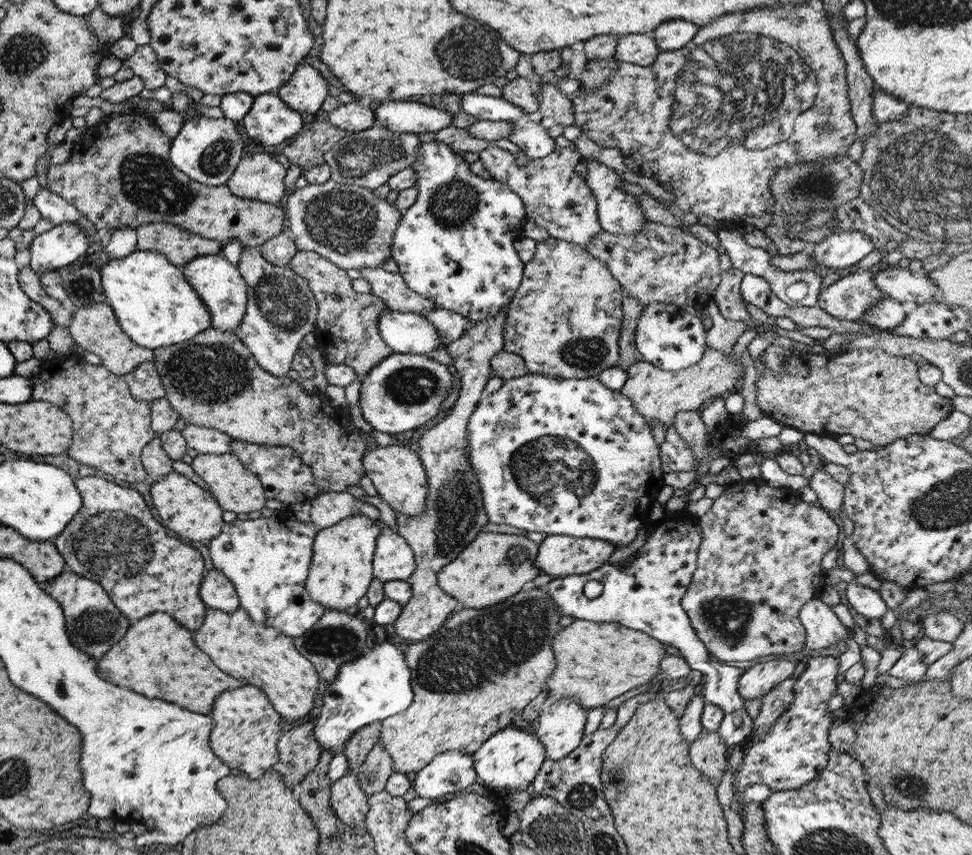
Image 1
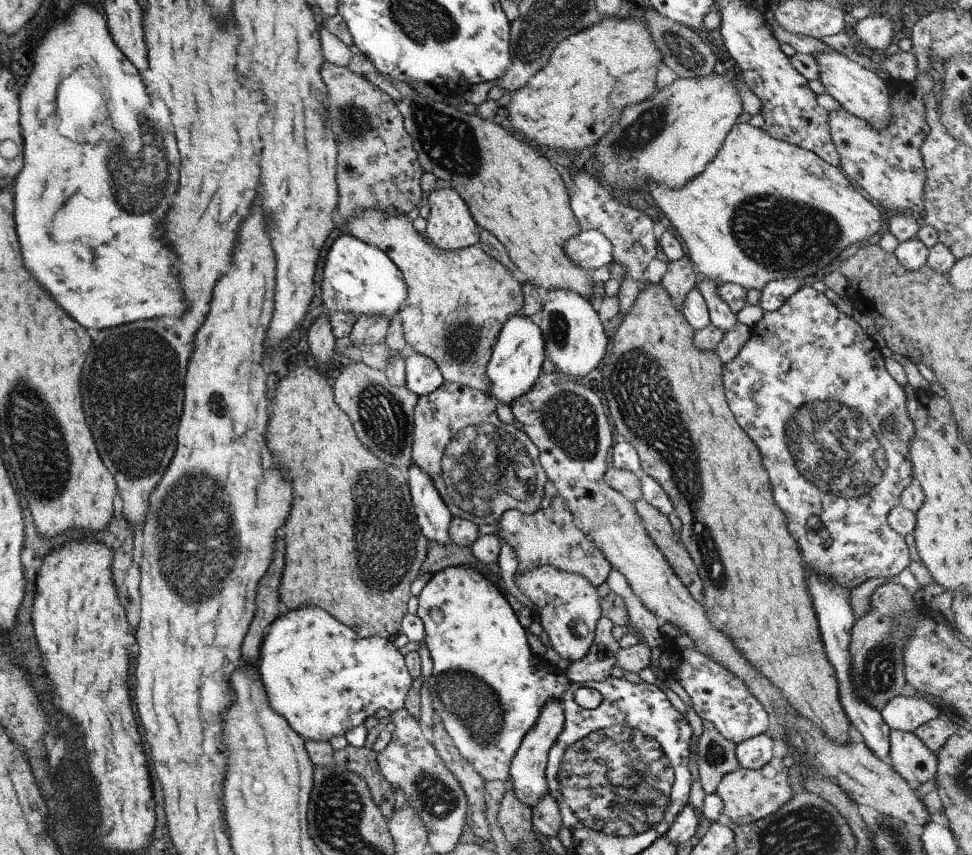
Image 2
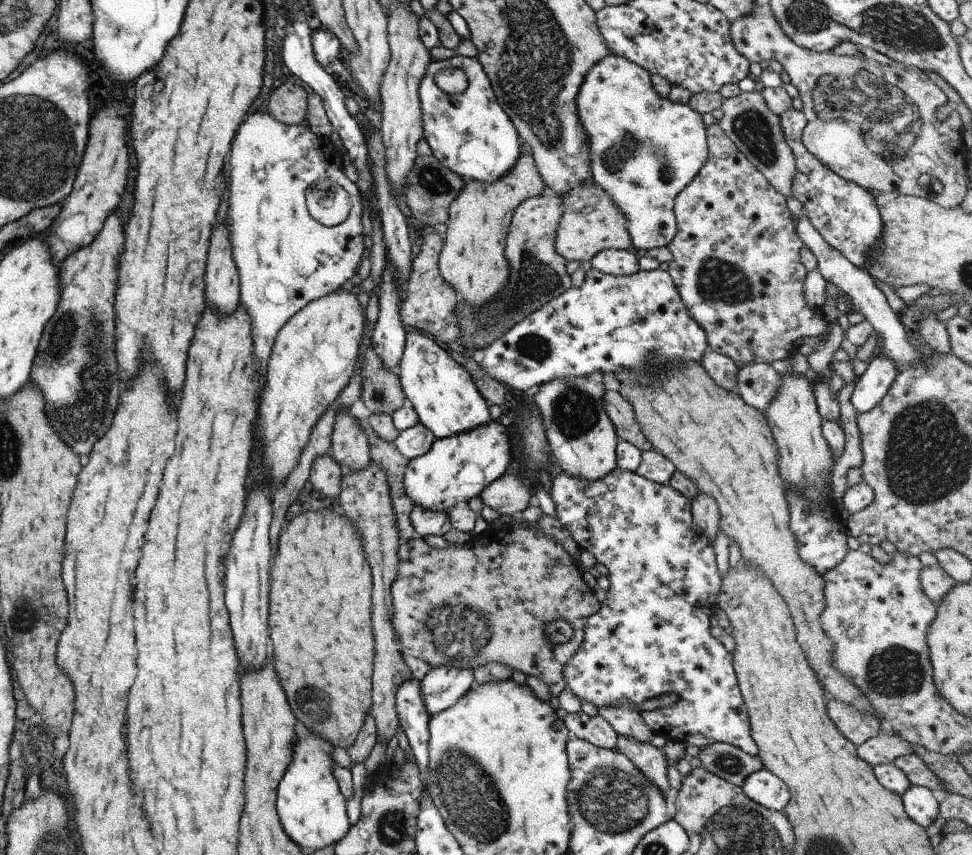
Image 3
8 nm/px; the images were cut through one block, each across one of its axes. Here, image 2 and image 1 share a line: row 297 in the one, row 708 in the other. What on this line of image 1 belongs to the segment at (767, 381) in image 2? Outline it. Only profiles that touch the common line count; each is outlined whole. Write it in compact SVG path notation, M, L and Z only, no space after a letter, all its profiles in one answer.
M811 654L804 670L795 680L789 710L781 712L777 720L773 720L761 740L752 735L745 738L744 758L732 775L734 798L742 800L744 788L752 784L765 784L772 792L795 789L815 778L825 767L827 754L831 750L827 740L828 730L835 719L827 711L827 702L835 695L838 663L837 655Z

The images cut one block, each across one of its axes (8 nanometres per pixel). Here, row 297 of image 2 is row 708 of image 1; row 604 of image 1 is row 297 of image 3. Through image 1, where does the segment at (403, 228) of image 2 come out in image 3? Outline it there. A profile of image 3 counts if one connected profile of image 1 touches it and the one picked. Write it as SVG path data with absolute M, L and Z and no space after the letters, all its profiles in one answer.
M541 195L527 198L513 210L505 238L505 258L509 262L509 278L505 282L505 290L497 292L497 298L491 298L479 308L462 302L455 309L455 322L459 324L457 343L465 352L478 355L481 349L501 338L525 316L529 316L572 286L570 276L565 272L566 260L555 252L553 246L561 214L560 197L545 198Z

